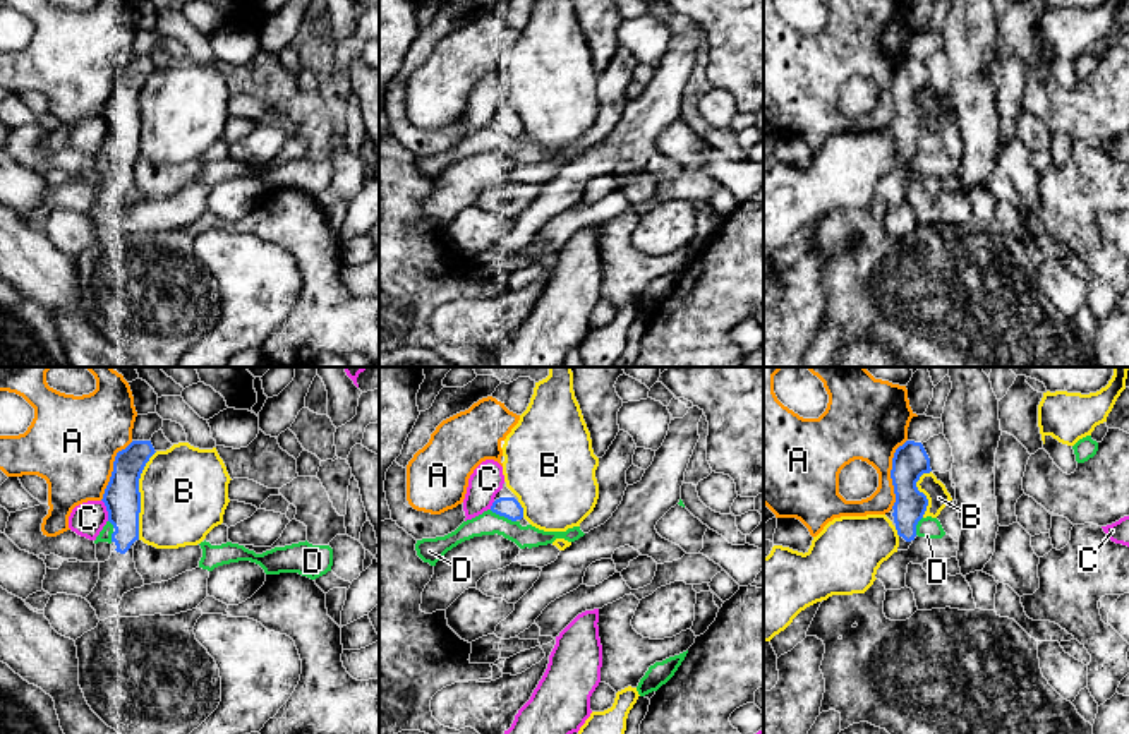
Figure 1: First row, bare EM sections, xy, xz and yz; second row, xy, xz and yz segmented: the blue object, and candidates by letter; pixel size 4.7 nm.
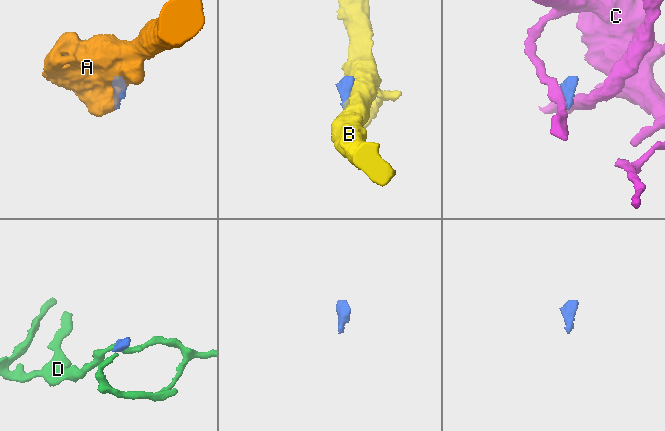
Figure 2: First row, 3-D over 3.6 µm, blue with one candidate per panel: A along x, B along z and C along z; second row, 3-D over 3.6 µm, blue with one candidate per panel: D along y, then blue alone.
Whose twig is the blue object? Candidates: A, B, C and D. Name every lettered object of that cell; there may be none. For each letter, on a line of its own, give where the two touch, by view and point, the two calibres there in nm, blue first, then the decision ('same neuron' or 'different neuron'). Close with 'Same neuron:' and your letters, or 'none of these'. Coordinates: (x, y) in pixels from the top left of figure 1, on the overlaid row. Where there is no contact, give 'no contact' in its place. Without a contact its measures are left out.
A: contact yz (891, 474); calibres 170 and 320 nm; different neuron
B: contact xy (139, 496); calibres 170 and 420 nm; different neuron
C: contact xy (107, 510); calibres 170 and 160 nm; different neuron
D: contact xz (503, 515); calibres 100 and 110 nm; different neuron
Same neuron: none of these

